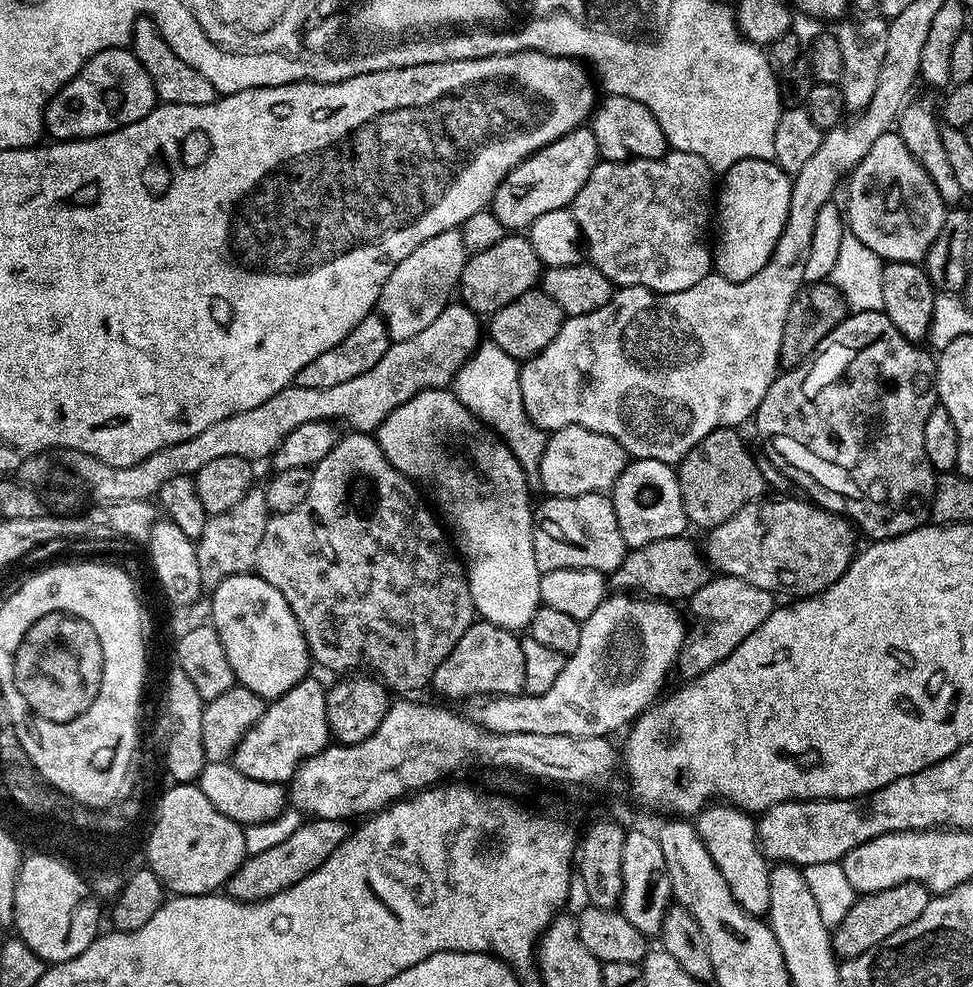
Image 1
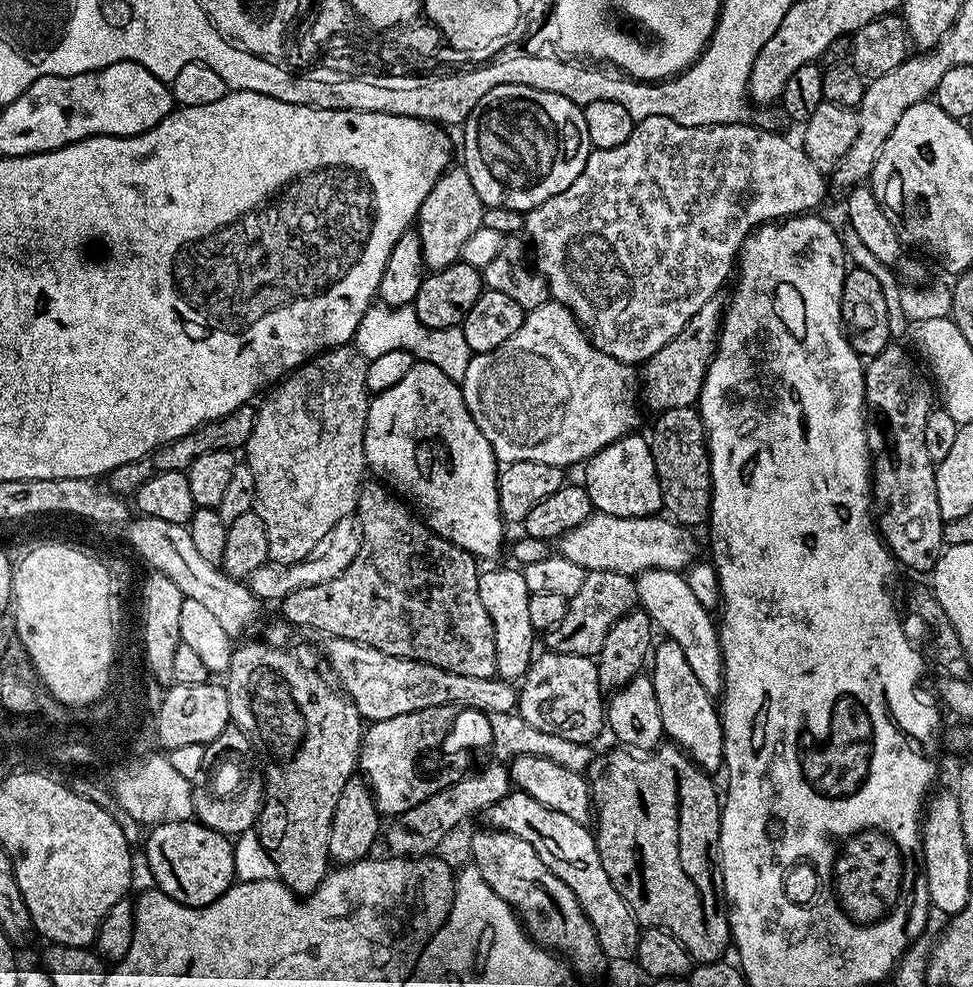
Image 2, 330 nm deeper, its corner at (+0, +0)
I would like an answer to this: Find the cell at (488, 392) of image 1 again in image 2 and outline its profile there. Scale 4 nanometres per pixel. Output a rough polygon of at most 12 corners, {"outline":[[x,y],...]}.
{"outline":[[412,304],[366,310],[354,347],[400,348],[463,381],[473,352],[459,326],[427,328]]}

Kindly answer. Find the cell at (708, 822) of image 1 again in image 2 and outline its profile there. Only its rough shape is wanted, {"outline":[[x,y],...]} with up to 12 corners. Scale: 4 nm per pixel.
{"outline":[[678,642],[650,675],[665,737],[704,772],[724,767],[724,723]]}

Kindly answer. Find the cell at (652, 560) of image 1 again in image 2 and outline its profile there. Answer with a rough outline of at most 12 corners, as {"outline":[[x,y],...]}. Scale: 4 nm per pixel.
{"outline":[[585,571],[547,651],[595,657],[608,627],[637,607],[624,573]]}

